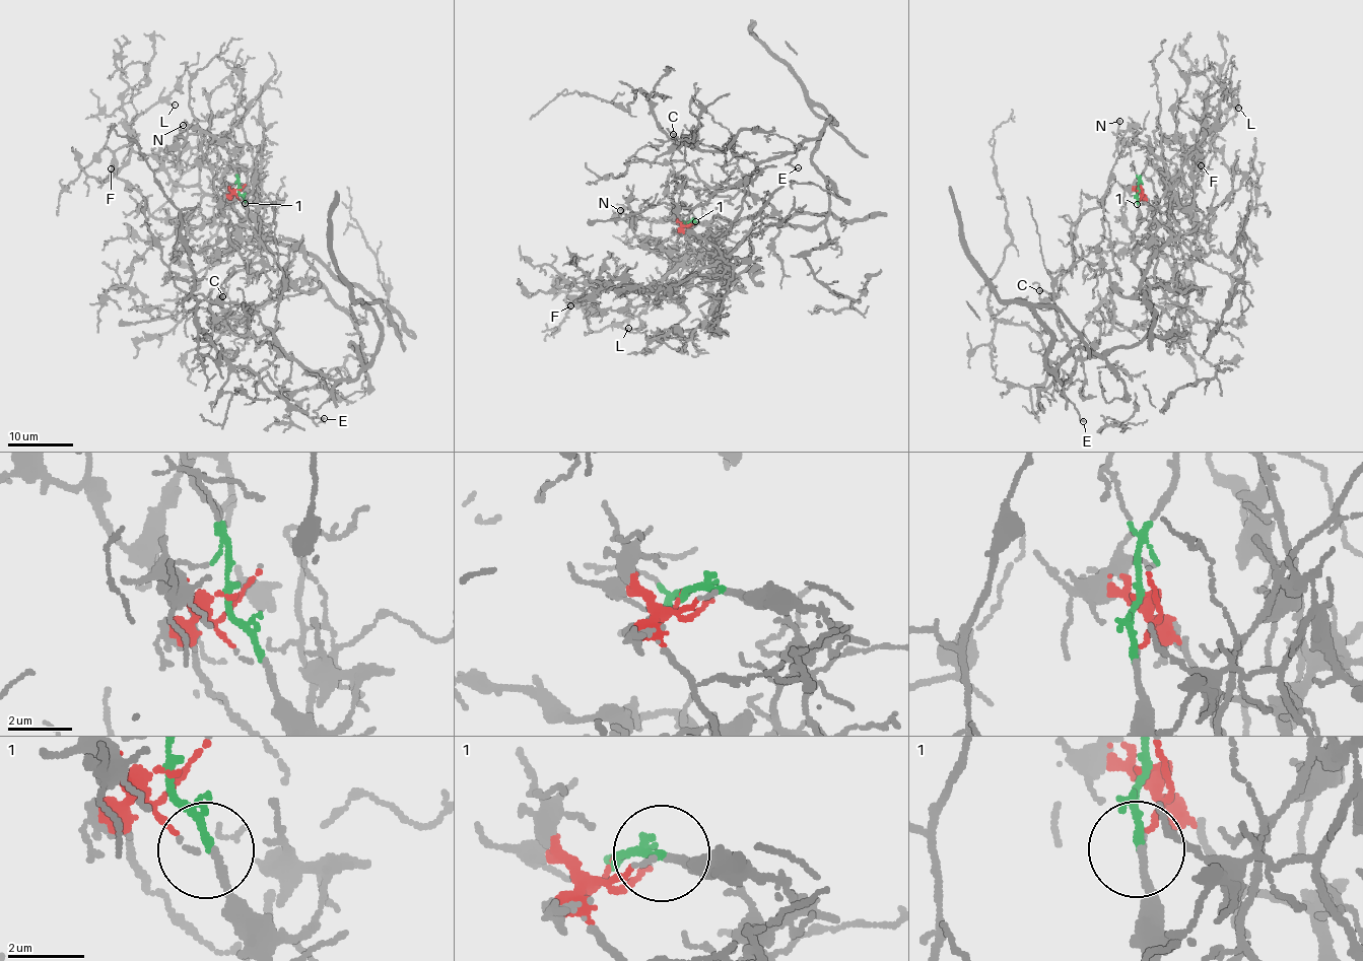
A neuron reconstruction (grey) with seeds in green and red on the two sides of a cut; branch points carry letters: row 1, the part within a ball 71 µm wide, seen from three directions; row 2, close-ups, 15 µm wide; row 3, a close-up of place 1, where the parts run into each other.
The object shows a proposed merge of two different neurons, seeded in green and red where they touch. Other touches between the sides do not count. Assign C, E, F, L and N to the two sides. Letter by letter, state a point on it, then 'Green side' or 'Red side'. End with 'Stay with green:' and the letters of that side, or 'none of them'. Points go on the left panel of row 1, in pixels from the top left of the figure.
C: Place: (222, 296). Green side
E: Place: (324, 418). Green side
F: Place: (111, 168). Red side
L: Place: (175, 105). Red side
N: Place: (183, 125). Red side
Stay with green: C, E

